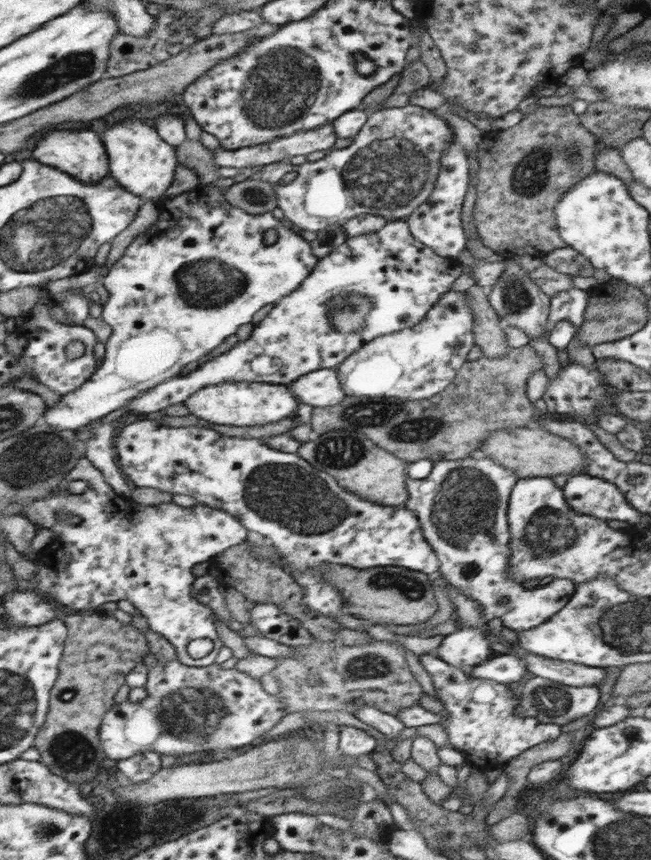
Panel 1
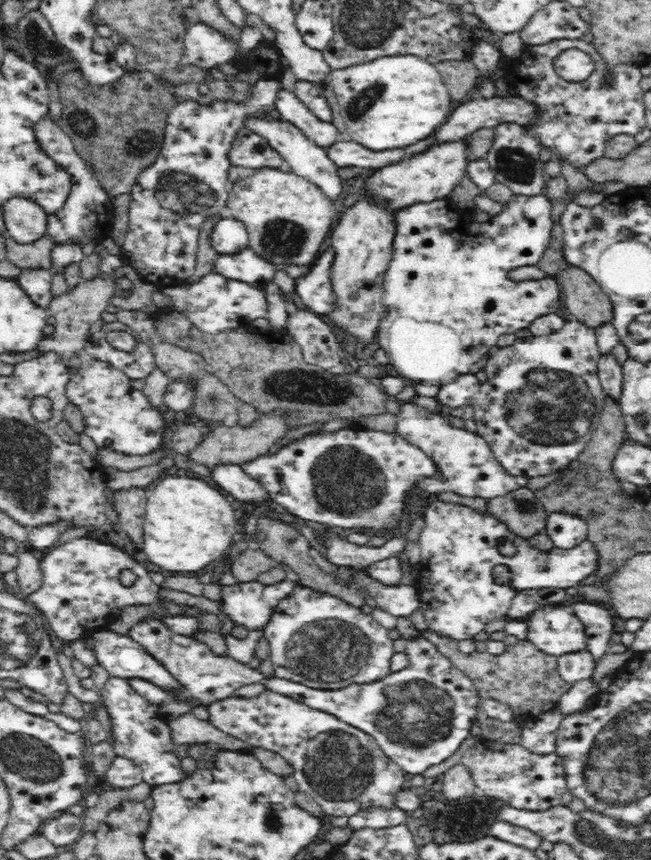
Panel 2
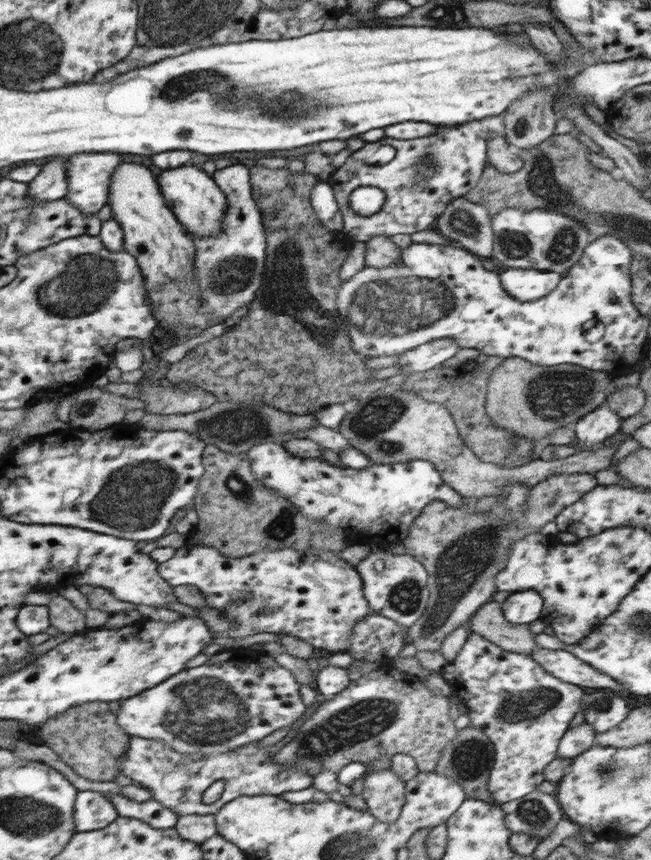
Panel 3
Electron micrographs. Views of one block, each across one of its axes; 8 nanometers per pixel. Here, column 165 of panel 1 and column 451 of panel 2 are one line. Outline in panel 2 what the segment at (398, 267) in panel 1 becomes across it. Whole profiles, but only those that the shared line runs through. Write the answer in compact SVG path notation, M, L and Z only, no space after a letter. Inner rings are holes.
M475 374L458 375L452 382L440 386L436 398L445 412L451 408L459 410L461 406L475 403L475 396L481 386Z

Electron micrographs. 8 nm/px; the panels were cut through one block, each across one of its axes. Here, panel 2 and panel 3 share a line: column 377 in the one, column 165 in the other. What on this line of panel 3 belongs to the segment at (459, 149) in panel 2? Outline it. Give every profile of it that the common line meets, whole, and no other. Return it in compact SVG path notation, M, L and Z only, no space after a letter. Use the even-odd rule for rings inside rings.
M181 166L177 170L165 170L159 180L169 207L173 209L189 233L203 238L213 238L223 232L229 201L227 201L227 193L210 174L195 166Z

